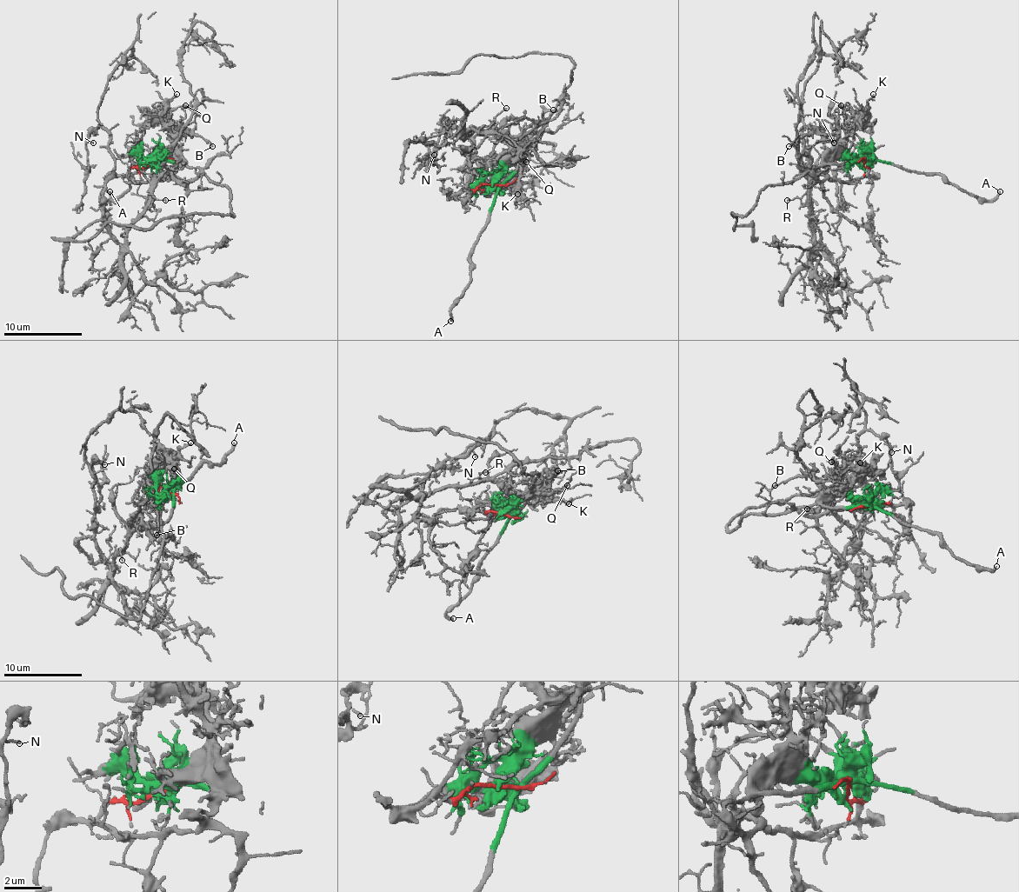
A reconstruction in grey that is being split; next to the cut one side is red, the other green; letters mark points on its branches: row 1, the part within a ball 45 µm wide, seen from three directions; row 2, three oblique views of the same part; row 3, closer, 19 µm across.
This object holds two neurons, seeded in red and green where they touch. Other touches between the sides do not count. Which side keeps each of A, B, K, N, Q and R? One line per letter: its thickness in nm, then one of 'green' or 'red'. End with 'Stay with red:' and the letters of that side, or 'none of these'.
A: calibre 240 nm; green
B: calibre 100 nm; green
K: calibre 160 nm; green
N: calibre 120 nm; red
Q: calibre 140 nm; green
R: calibre 120 nm; red
Stay with red: N, R

